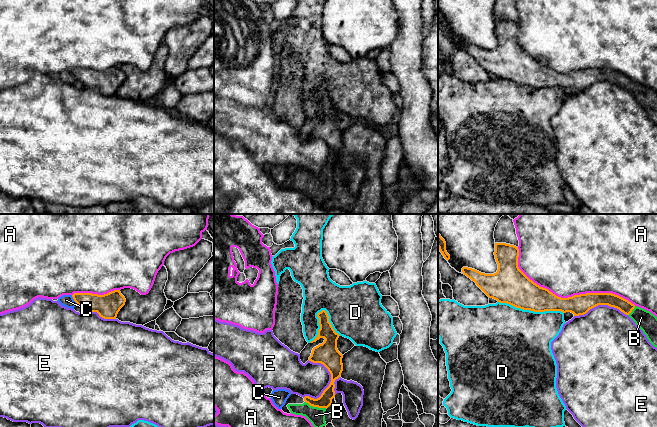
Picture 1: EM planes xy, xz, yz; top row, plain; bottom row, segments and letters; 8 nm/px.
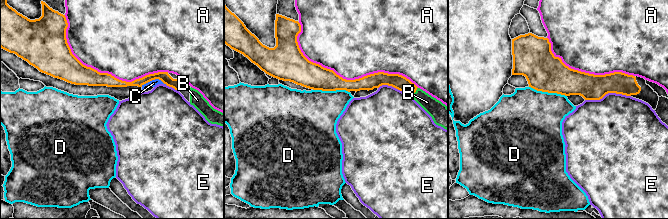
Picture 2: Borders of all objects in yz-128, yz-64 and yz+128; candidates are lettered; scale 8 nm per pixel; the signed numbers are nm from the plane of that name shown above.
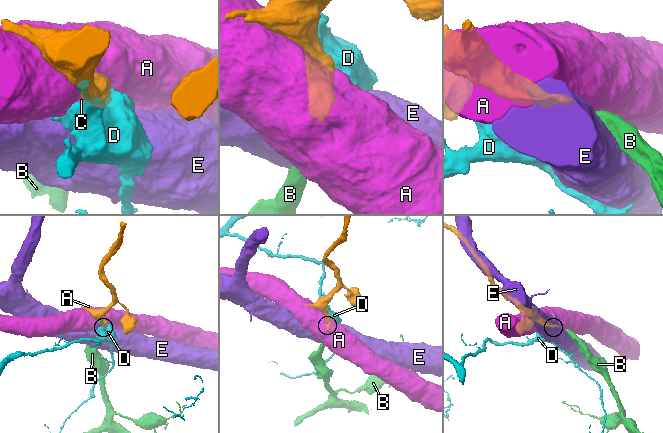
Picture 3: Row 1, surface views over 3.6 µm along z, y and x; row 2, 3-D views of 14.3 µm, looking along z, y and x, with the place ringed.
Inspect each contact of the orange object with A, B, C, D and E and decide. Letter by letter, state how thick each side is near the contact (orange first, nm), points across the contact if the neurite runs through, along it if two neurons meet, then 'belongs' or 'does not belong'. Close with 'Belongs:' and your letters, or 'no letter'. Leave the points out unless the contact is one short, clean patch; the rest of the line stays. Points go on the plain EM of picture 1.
A: calibres 200 and 480 nm; does not belong
B: calibres 110 and 140 nm; way xz (325, 176), (316, 182), (315, 191); belongs
C: calibres 160 and 100 nm; border xy (71, 71), (76, 79); does not belong
D: calibres 280 and 480 nm; does not belong
E: calibres 170 and 280 nm; does not belong
Belongs: B

